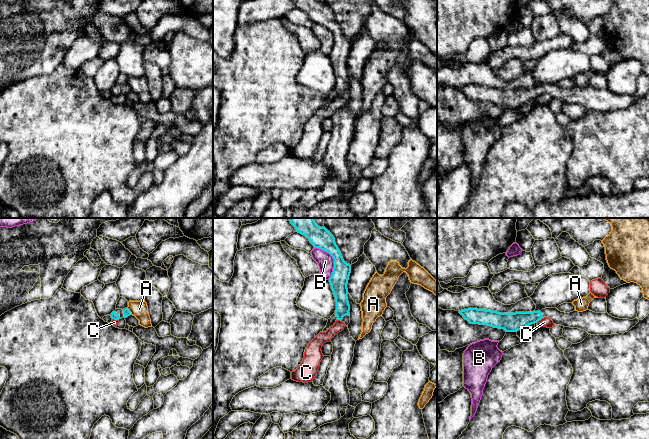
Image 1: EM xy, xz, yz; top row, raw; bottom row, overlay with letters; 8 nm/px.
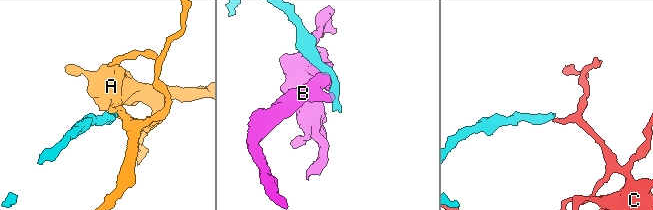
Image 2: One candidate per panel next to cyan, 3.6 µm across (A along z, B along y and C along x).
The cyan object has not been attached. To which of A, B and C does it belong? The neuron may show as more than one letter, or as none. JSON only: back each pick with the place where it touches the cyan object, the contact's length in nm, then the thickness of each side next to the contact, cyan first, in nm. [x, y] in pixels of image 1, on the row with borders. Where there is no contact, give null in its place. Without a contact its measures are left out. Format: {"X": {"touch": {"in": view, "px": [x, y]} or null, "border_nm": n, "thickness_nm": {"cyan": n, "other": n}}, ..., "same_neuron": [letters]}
{"same_neuron": []}

